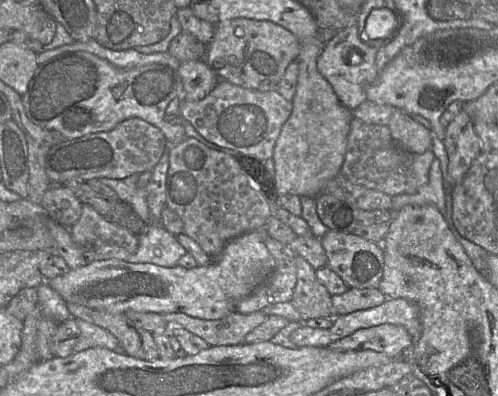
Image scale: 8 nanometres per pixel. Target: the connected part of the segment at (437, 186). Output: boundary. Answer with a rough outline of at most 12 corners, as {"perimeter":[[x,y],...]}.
{"perimeter":[[435,157],[429,180],[414,194],[392,196],[391,211],[406,205],[433,204],[445,217],[440,161]]}

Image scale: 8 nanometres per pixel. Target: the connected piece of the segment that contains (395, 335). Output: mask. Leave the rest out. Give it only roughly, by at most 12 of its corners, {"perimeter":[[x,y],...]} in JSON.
{"perimeter":[[404,327],[359,329],[327,347],[373,350],[396,359],[410,345]]}

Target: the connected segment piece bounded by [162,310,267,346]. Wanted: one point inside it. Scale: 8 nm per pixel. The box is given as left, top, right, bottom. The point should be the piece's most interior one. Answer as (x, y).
(230, 330)

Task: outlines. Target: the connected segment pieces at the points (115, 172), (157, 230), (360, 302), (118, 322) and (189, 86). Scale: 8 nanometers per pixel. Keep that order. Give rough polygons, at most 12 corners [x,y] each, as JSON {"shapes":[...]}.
{"shapes":[[[131,117],[52,145],[53,184],[152,171],[167,139]],[[161,223],[138,235],[131,263],[174,267],[187,250]],[[348,288],[331,296],[333,315],[382,304],[378,288]],[[72,303],[71,318],[111,333],[128,356],[160,358],[152,333],[124,314]],[[205,59],[180,62],[184,100],[203,99],[220,80]]]}

